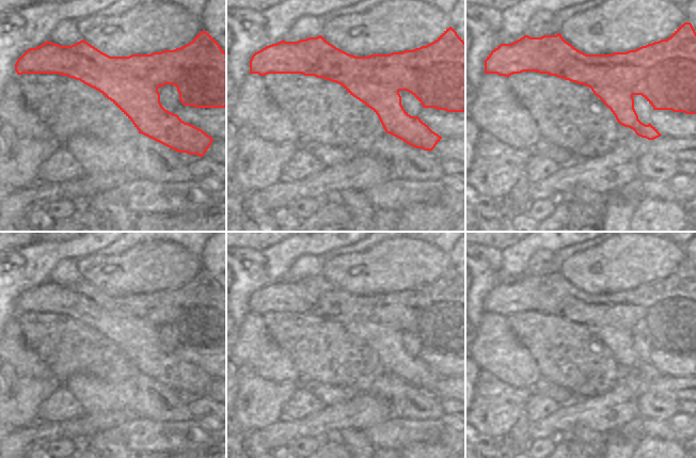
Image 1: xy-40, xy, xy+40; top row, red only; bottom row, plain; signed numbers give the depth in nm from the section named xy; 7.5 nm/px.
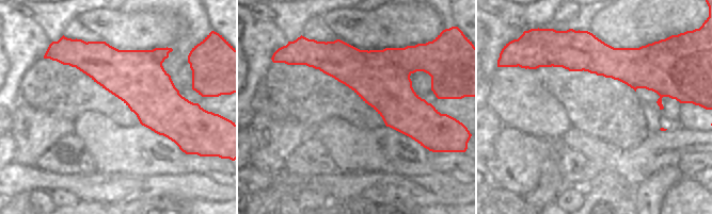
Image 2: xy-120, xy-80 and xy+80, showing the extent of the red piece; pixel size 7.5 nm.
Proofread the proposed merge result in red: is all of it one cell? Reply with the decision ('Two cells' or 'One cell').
Two cells

